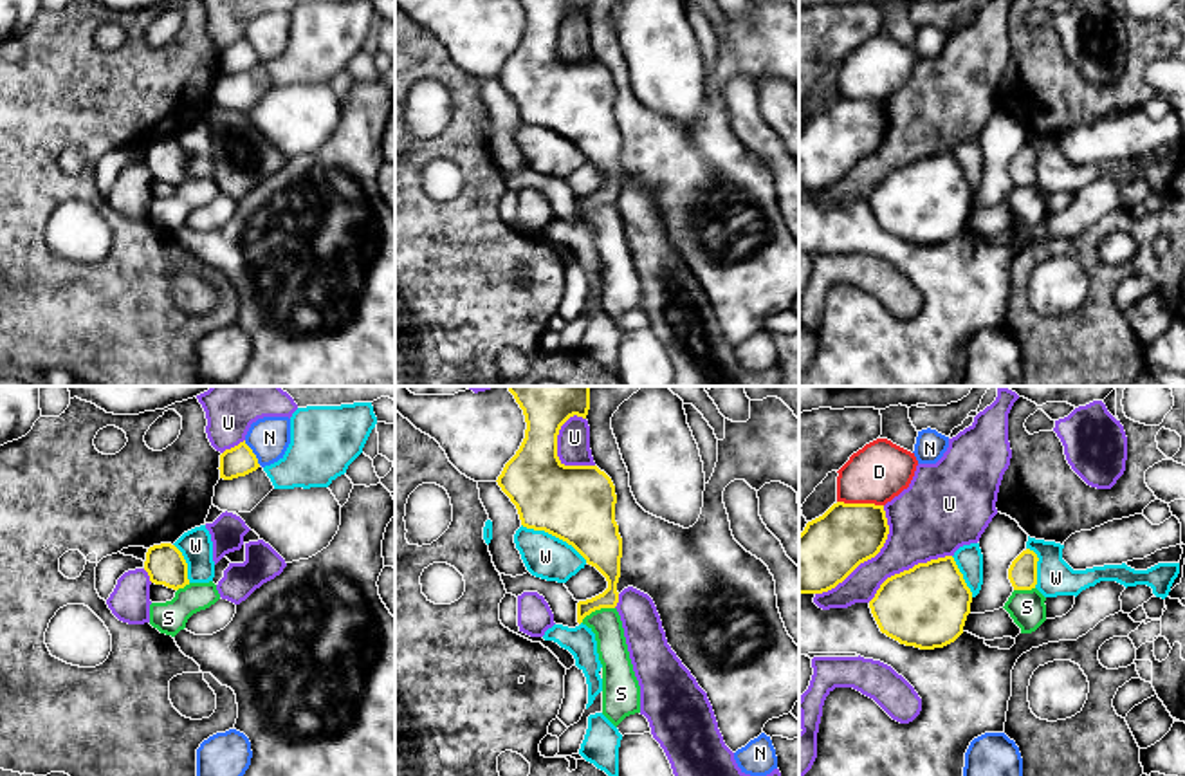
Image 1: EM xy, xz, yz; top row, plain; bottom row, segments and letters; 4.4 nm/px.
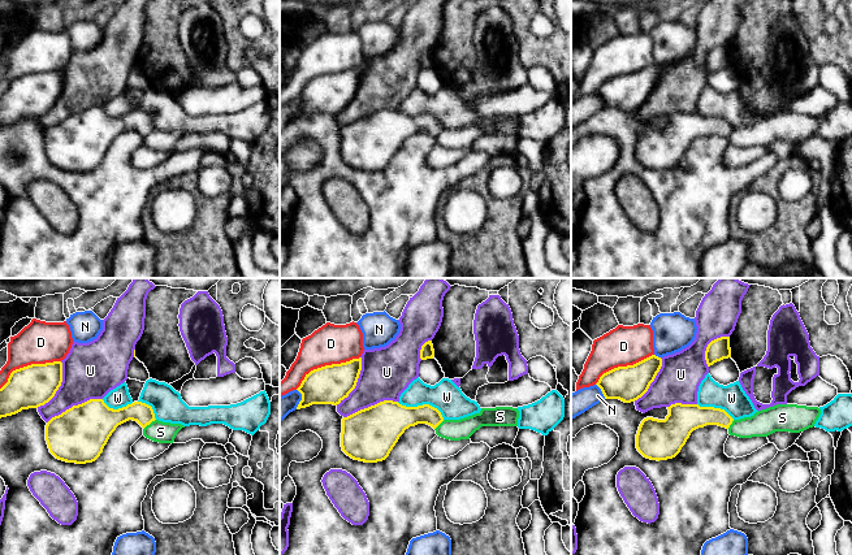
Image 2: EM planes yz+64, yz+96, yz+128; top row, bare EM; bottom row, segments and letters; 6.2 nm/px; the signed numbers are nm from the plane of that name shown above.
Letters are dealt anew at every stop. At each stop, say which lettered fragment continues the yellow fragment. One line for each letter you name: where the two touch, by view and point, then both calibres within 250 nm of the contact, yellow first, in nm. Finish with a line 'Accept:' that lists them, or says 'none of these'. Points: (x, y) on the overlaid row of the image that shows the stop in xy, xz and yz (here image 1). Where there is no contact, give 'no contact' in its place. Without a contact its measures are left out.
Accept: none of these

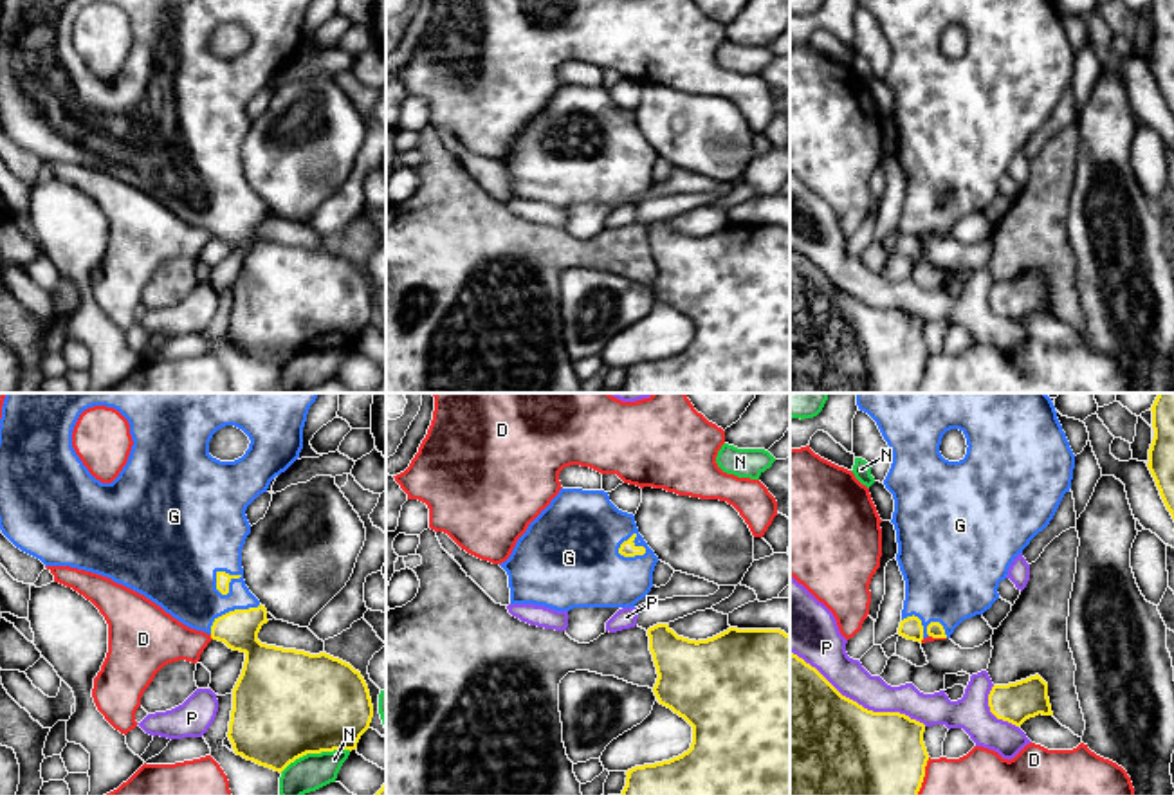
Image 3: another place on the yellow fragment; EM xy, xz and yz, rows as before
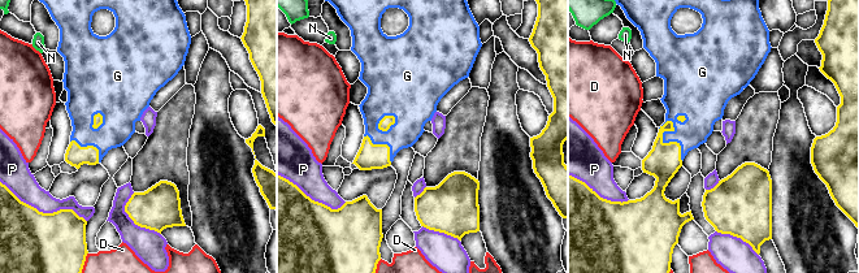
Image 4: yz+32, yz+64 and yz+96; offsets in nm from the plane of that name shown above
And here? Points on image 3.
G: meets yellow in xy at (228, 588); 60 nm thick on the yellow side, 360 nm on the other
Accept: G

